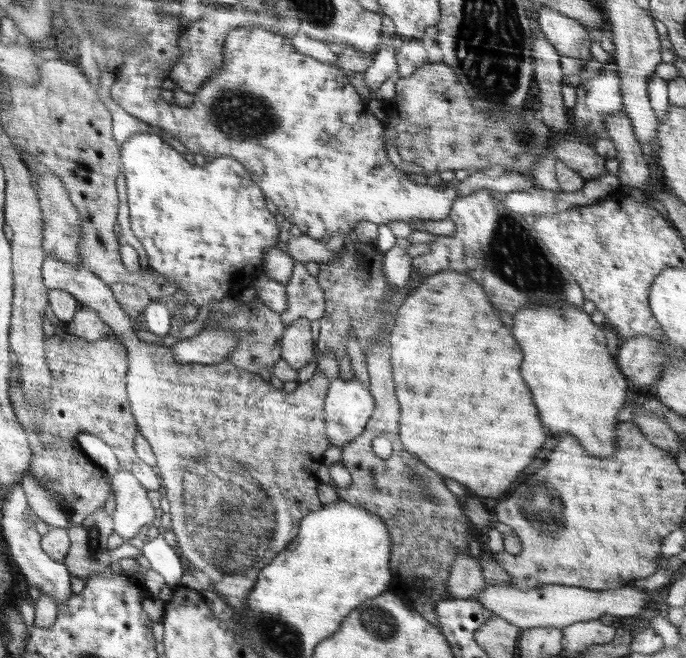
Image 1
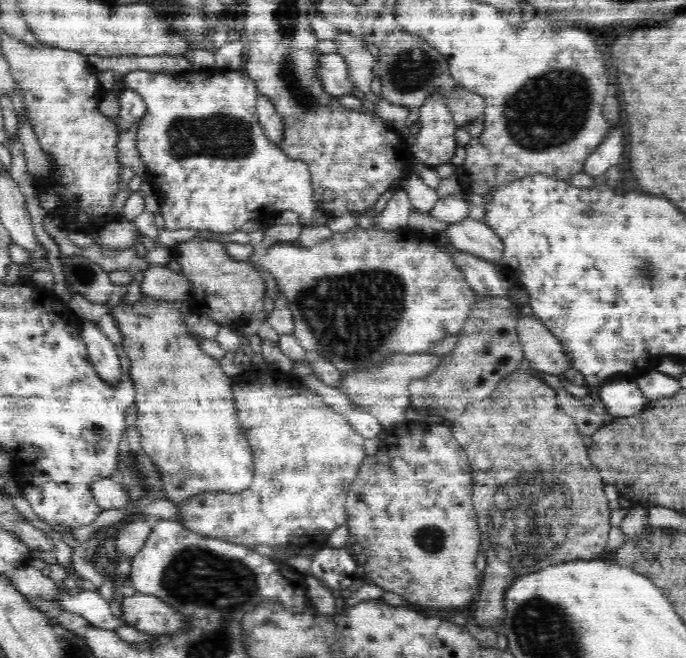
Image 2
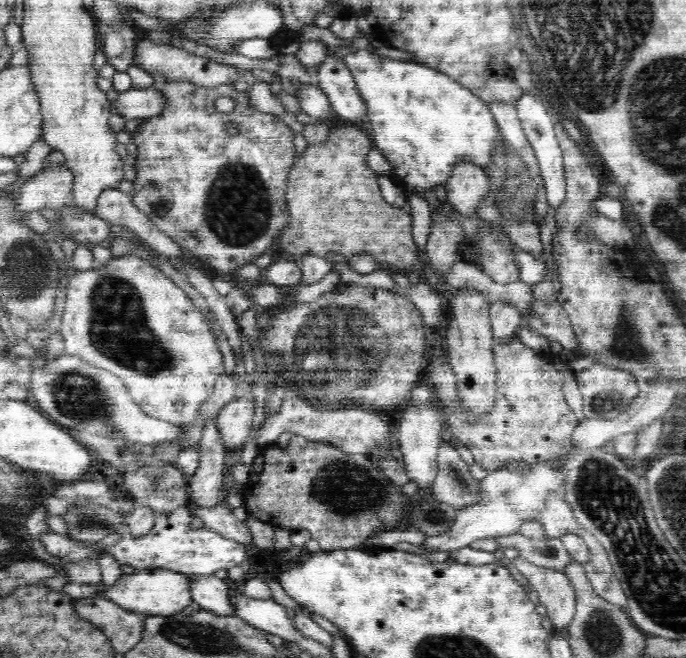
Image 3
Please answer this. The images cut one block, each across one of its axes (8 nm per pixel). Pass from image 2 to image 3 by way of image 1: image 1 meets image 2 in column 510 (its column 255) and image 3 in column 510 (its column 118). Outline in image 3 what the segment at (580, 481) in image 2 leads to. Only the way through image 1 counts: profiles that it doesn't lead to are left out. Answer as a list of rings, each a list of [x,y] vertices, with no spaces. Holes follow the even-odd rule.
[[[507,302],[491,303],[489,317],[496,344],[506,344],[513,340],[516,330],[523,322],[523,317],[518,309]]]

